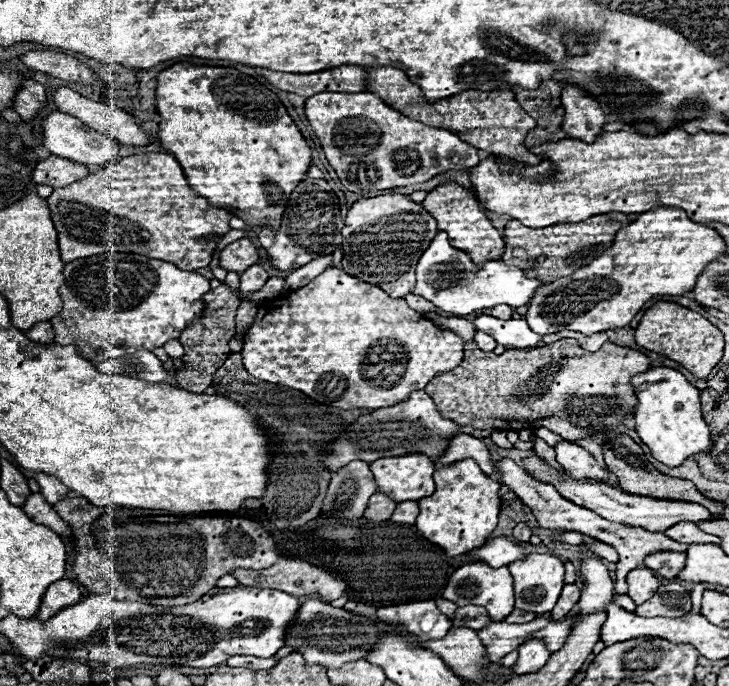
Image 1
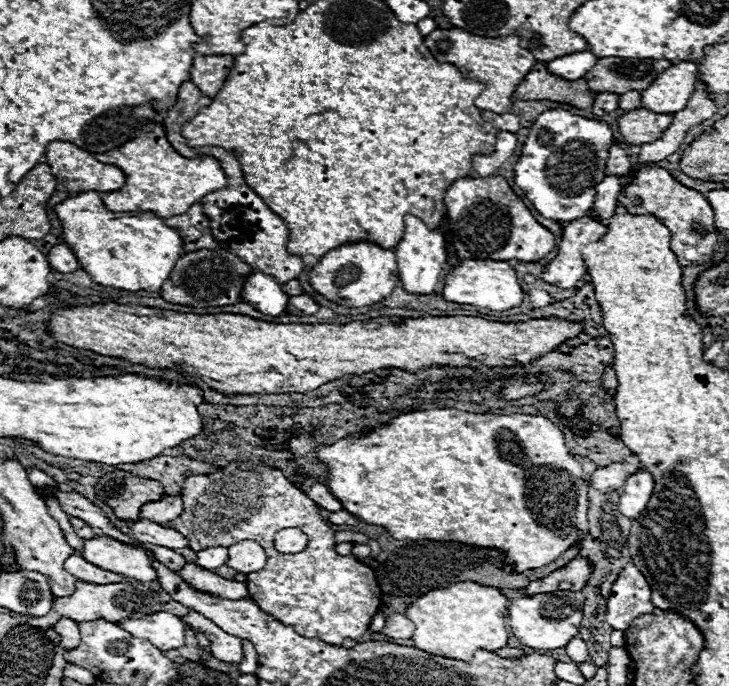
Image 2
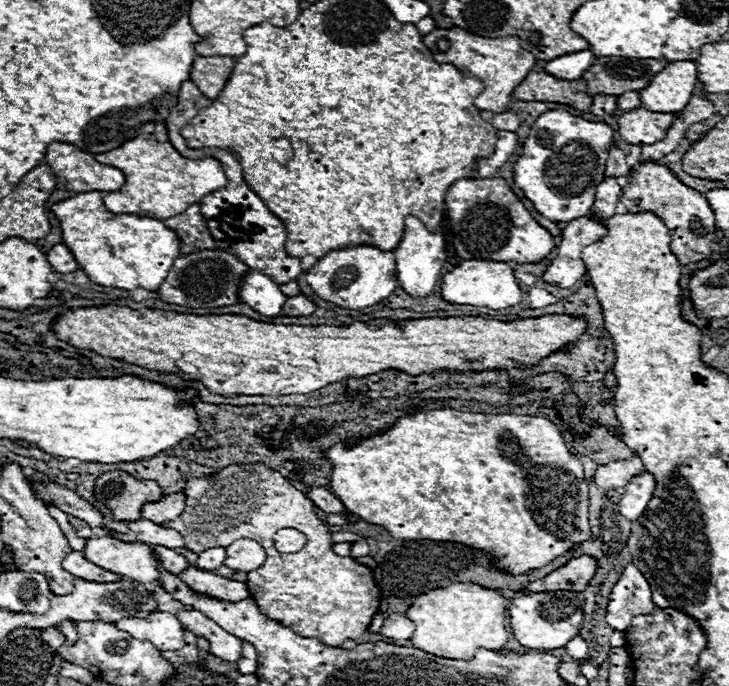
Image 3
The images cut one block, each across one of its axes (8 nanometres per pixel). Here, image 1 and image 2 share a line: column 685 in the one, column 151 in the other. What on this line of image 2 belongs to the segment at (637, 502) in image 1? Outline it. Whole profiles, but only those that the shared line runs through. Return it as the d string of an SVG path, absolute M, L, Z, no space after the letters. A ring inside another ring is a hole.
M164 496L156 502L146 502L140 510L142 520L150 520L156 524L166 524L182 514L182 496Z

